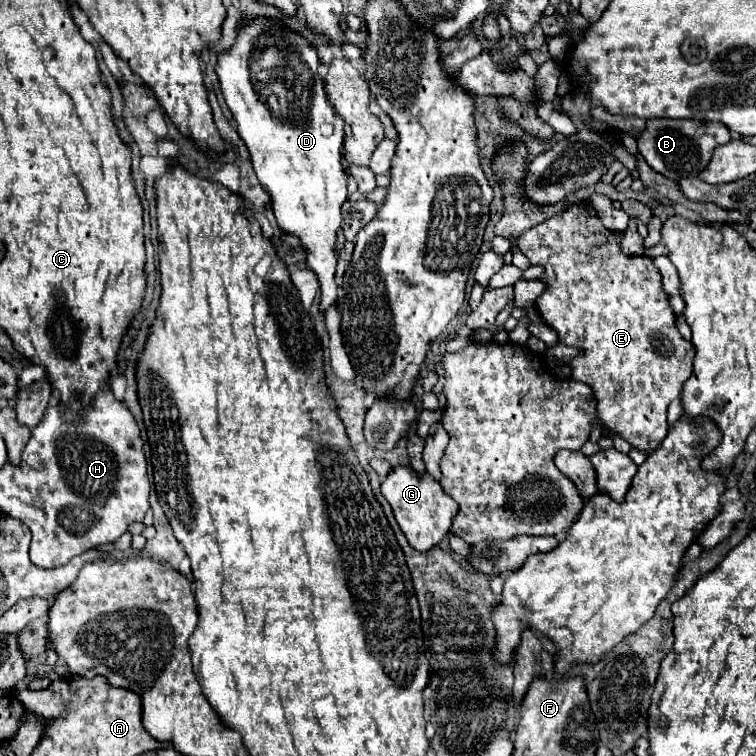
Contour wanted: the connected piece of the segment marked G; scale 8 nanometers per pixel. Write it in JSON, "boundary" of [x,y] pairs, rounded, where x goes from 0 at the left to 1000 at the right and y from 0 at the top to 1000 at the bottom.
{"boundary":[[[521,616],[505,638],[505,653],[516,664],[524,690],[540,712],[542,722],[553,730],[563,730],[582,720],[582,714],[595,704],[598,688],[608,672],[598,656],[587,651],[579,635],[574,635],[566,624],[550,624],[545,616]]]}

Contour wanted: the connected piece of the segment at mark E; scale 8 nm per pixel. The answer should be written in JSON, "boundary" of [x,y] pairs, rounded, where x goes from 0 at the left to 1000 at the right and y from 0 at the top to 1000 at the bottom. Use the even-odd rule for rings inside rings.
{"boundary":[[[770,265],[762,272],[751,272],[741,283],[714,294],[704,304],[693,304],[683,315],[685,328],[701,341],[704,349],[720,352],[720,362],[712,368],[722,376],[722,384],[709,394],[706,407],[714,421],[738,442],[738,452],[762,458],[770,466],[751,476],[757,503],[767,503],[783,511],[791,529],[791,553],[796,563],[831,582],[839,593],[852,598],[868,595],[868,590],[884,574],[884,534],[899,524],[905,505],[915,495],[918,458],[907,452],[894,434],[894,415],[886,394],[873,378],[873,360],[857,339],[831,339],[823,333],[823,307],[804,304],[780,265]]]}

